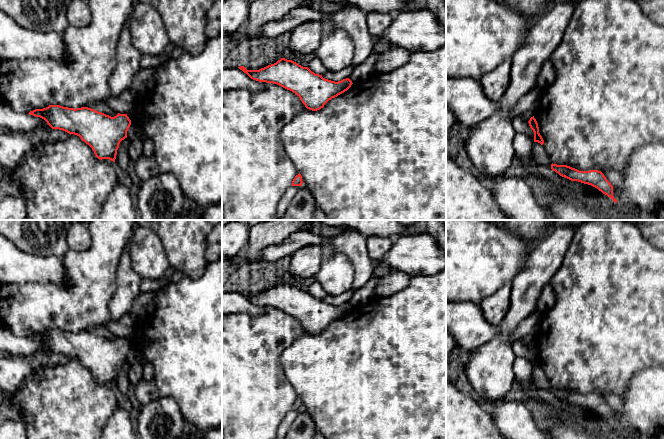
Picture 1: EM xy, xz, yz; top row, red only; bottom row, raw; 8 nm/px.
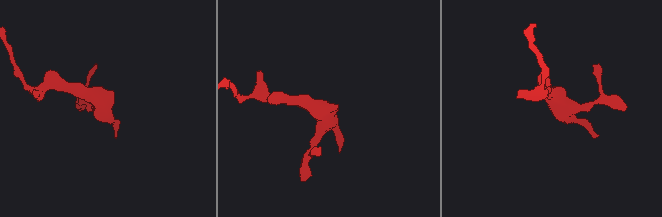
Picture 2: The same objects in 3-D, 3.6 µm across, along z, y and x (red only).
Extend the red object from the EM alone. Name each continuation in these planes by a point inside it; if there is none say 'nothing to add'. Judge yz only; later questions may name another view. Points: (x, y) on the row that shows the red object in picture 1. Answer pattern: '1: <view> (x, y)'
nothing to add

